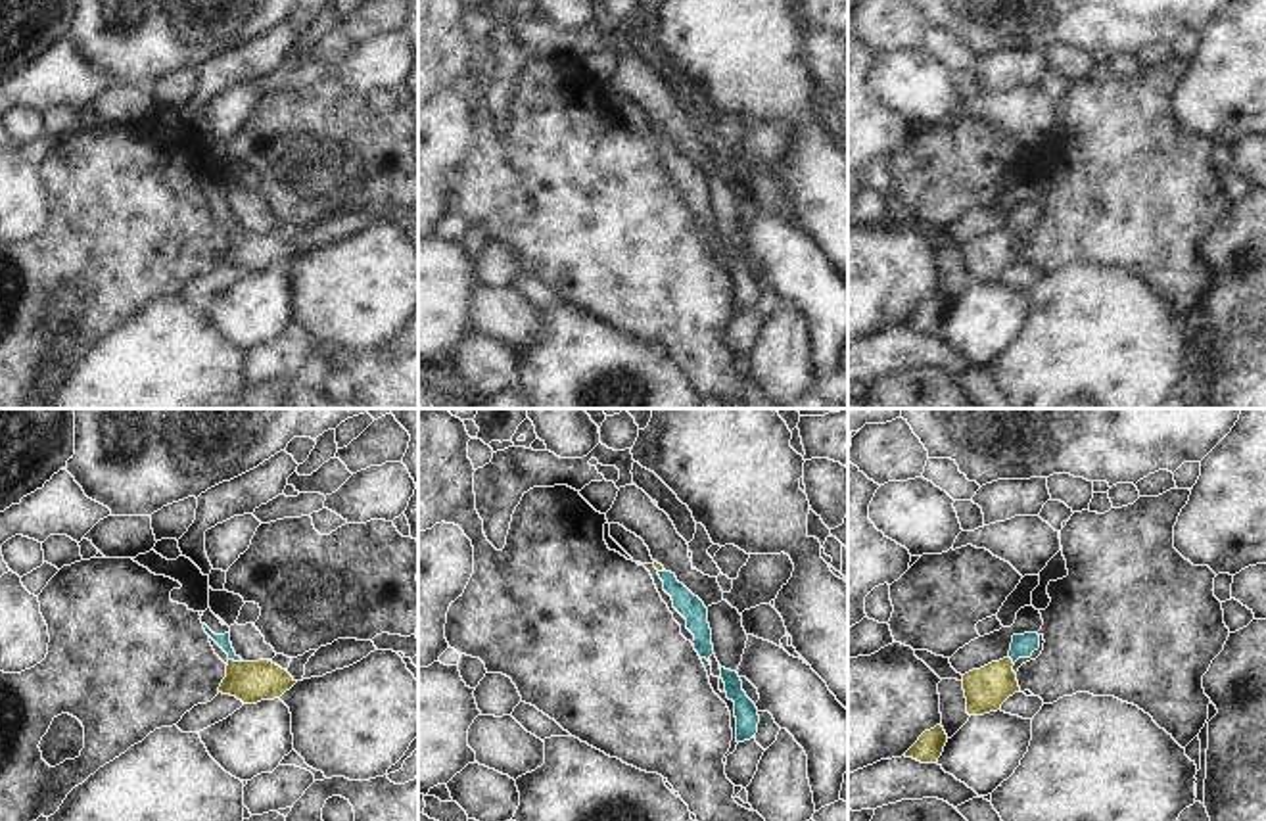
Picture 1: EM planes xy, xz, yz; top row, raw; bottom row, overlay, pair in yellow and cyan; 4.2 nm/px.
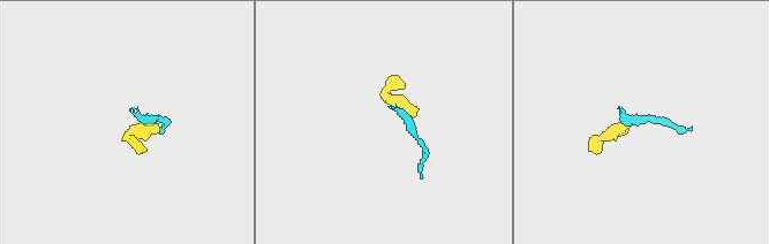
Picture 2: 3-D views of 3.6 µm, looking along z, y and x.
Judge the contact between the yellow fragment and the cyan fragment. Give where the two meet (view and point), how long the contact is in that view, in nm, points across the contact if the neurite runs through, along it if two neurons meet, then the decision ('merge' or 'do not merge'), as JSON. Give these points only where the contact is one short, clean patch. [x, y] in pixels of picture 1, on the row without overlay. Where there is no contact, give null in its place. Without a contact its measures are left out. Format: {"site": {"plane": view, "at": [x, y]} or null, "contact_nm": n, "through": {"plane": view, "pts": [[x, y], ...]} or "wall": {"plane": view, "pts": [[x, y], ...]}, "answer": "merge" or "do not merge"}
{"site": {"plane": "xy", "at": [236, 233]}, "contact_nm": 70, "wall": {"plane": "xy", "pts": [[229, 229], [242, 233]]}, "answer": "do not merge"}

